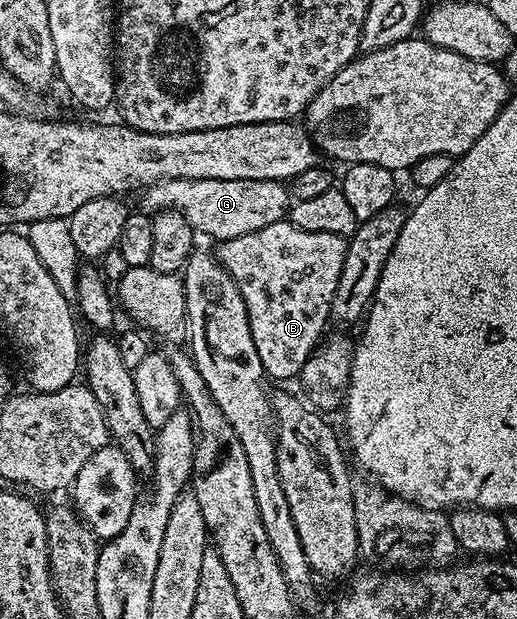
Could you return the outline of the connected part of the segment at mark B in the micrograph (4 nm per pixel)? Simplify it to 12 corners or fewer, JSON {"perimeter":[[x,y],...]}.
{"perimeter":[[289,220],[218,243],[268,379],[324,337],[348,239]]}

